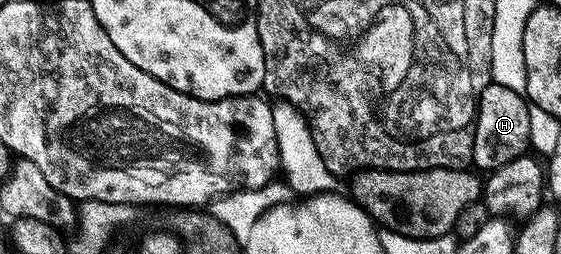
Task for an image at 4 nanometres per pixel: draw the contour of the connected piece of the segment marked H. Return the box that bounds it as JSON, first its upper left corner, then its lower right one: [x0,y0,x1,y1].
[472,84,533,170]

